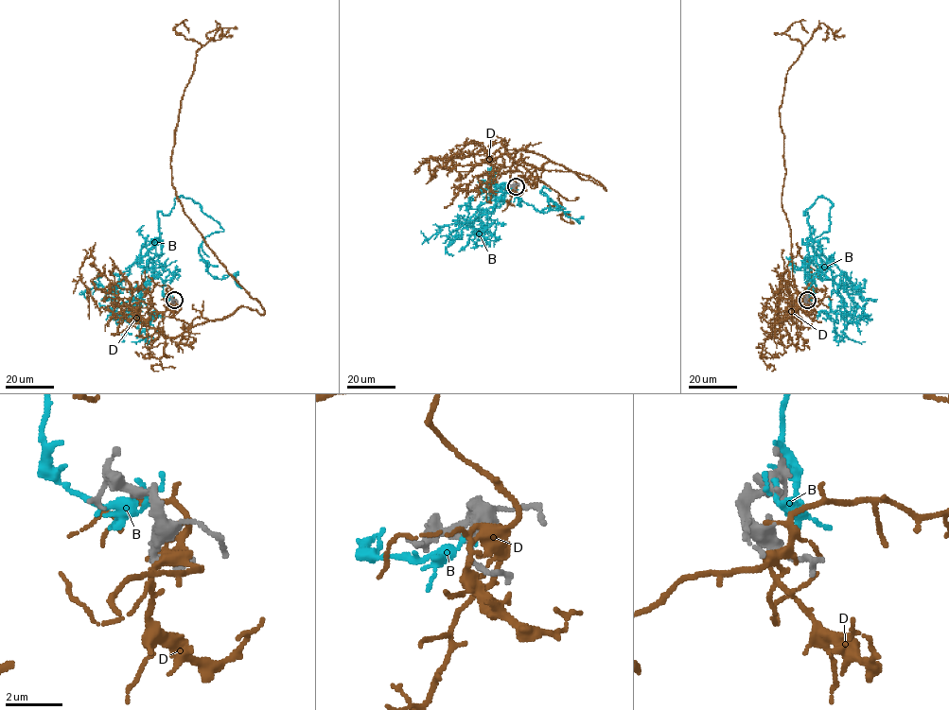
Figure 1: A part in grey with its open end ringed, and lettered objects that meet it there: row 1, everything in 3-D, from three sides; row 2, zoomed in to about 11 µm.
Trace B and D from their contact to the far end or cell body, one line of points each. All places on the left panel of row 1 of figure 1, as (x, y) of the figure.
B: (171, 297), (153, 258), (158, 212), (180, 197), (223, 229), (199, 246), (206, 270), (242, 287)
D: (174, 300), (193, 325), (264, 313), (171, 181), (196, 53), (217, 24), (232, 34)

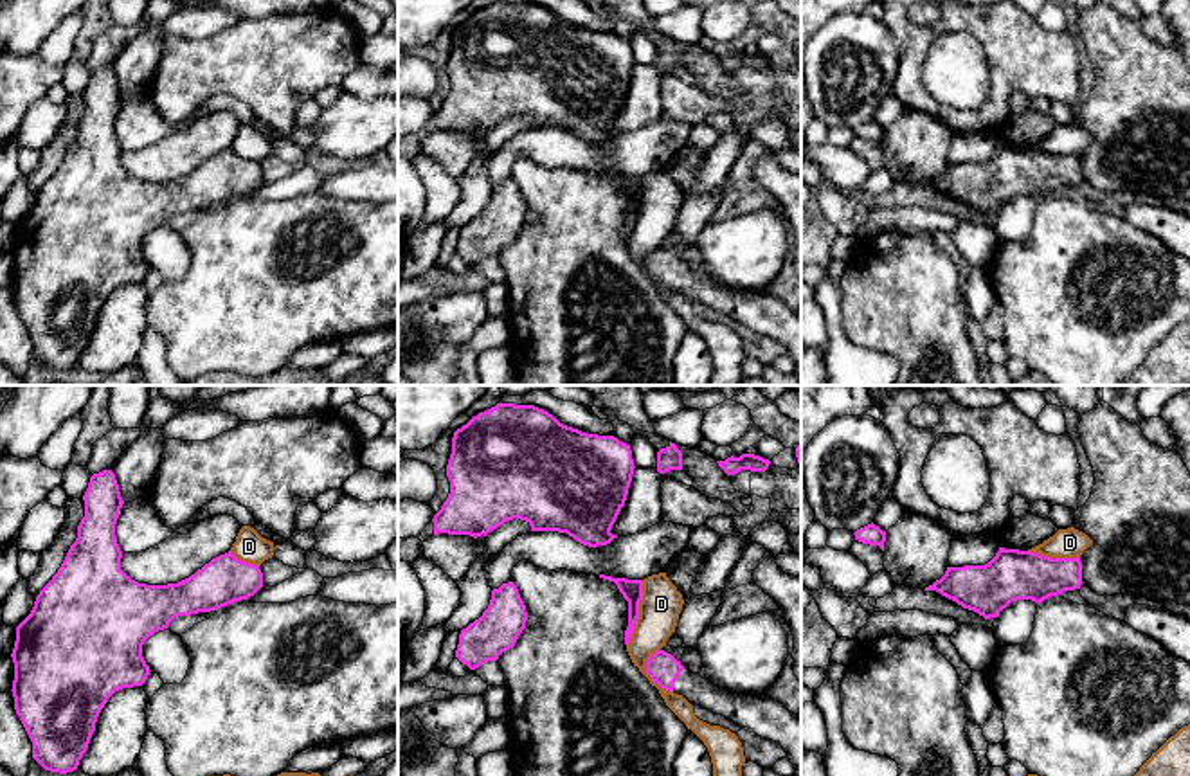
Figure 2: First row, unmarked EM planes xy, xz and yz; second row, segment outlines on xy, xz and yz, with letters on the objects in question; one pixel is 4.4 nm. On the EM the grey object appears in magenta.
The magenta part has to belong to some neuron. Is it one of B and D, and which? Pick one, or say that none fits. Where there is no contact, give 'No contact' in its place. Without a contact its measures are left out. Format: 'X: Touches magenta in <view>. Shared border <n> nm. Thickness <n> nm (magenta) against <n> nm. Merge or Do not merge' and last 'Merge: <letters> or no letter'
B: No contact. Do not merge
D: Touches magenta in xz. Shared border 320 nm. Thickness 100 nm (magenta) against 180 nm. Do not merge
Merge: no letter

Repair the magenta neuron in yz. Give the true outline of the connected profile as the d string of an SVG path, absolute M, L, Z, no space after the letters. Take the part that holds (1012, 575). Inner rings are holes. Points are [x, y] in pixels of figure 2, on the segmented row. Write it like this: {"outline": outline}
{"outline": "M999 547L985 565L947 567L925 591L936 591L985 619L997 618L1017 600L1041 603L1082 585L1078 558L1050 558L1032 551Z"}

